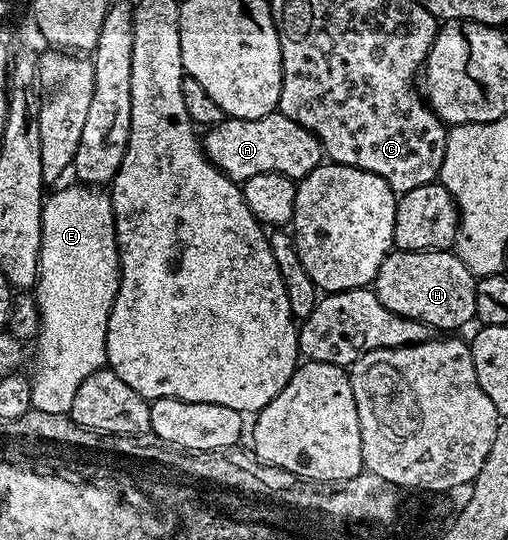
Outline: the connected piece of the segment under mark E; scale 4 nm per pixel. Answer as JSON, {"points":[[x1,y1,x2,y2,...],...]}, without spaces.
{"points":[[73,184,66,186,63,190,58,190,54,195,47,197,42,204,42,247,40,248,40,260,38,261,38,281,36,283,36,297,38,299,38,311,40,312,40,328,36,339,38,346,38,375,30,378,32,388,32,400,30,409,39,409,40,412,54,412,69,414,72,408,72,399,76,397,76,391,80,384,92,372,103,369,107,365,106,360,106,333,108,332,108,320,110,319,110,309,114,303,114,297,118,291,118,275,120,267,118,264,118,241,114,235,114,205,110,203,109,193,101,189,85,184]]}

